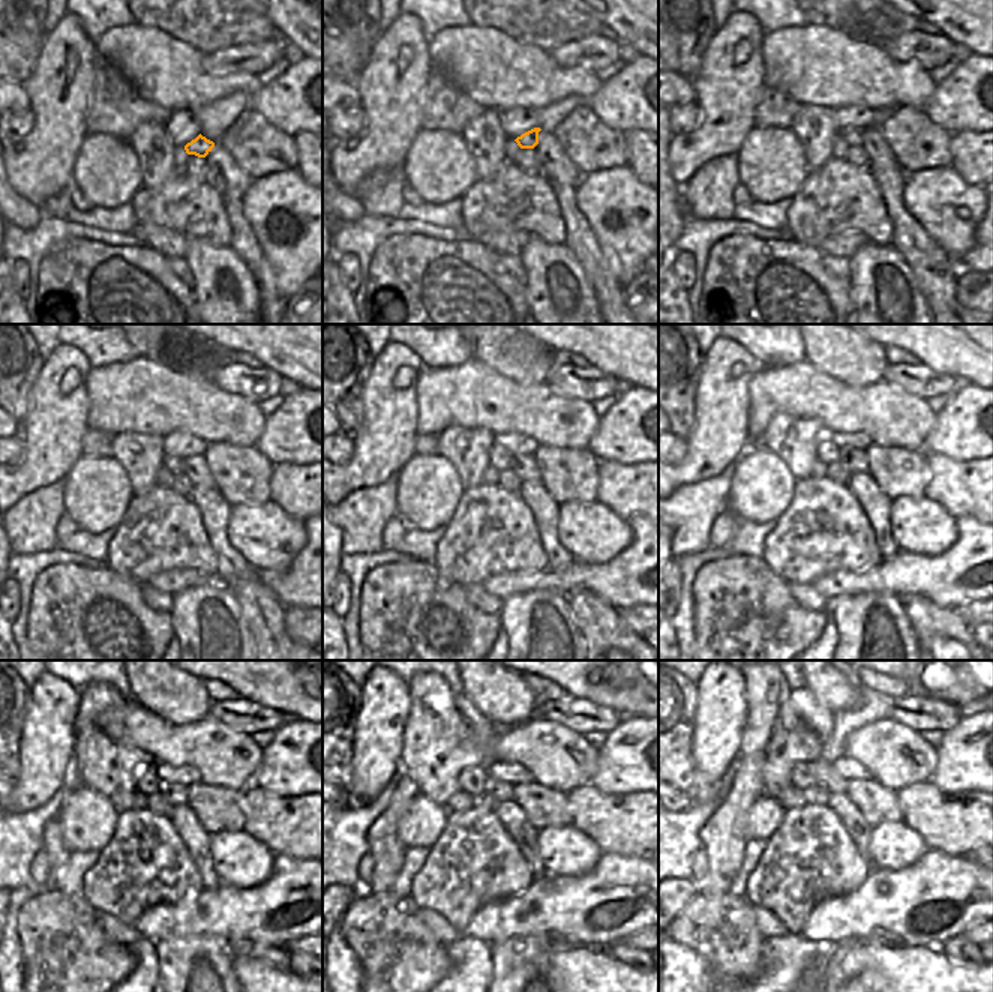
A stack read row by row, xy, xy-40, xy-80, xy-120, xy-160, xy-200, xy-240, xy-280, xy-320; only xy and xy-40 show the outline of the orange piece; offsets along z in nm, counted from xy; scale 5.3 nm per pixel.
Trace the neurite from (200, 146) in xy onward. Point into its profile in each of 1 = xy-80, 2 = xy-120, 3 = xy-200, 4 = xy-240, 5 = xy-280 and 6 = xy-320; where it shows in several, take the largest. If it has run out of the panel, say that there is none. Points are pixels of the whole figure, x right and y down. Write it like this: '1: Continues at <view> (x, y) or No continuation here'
1: Continues at xy-80 (852, 137)
2: Continues at xy-120 (173, 464)
3: Continues at xy-200 (827, 450)
4: Continues at xy-240 (146, 778)
5: Continues at xy-280 (473, 779)
6: Continues at xy-320 (801, 778)

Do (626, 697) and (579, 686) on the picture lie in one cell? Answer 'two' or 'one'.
one

